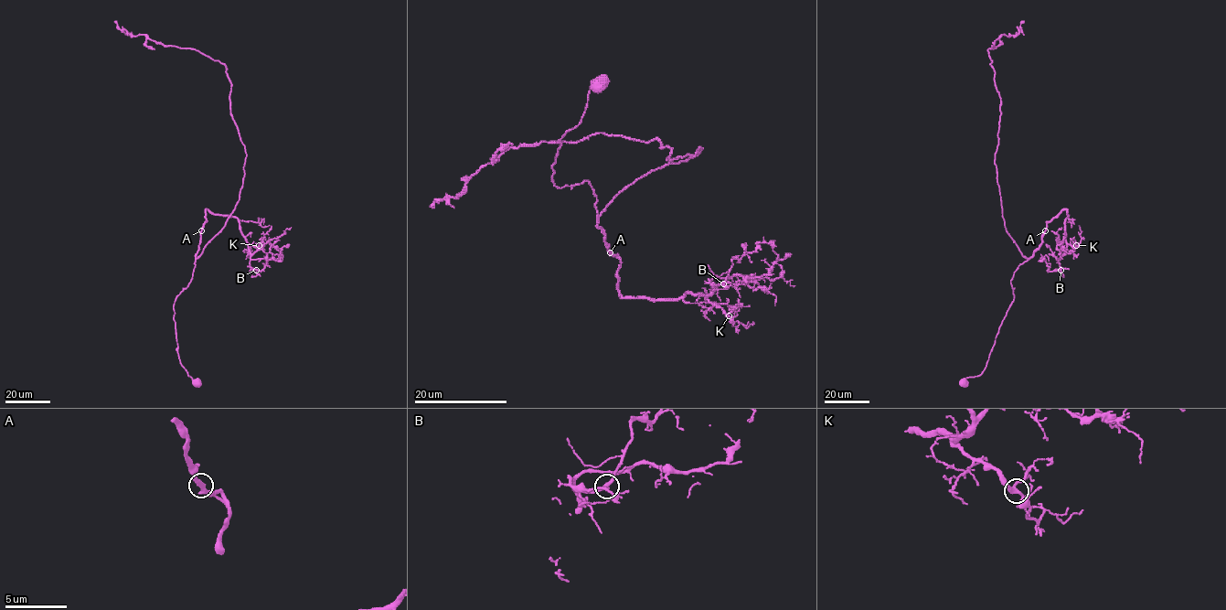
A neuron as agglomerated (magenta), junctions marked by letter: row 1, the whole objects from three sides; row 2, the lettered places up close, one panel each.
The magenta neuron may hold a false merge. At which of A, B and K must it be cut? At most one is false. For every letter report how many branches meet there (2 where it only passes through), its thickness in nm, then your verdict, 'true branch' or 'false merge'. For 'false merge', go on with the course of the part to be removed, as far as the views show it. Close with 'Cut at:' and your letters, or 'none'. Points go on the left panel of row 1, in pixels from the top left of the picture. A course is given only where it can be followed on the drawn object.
A: 2 | 360 nm | true branch
B: 2 | 300 nm | true branch
K: 3 | 320 nm | true branch
Cut at: none

